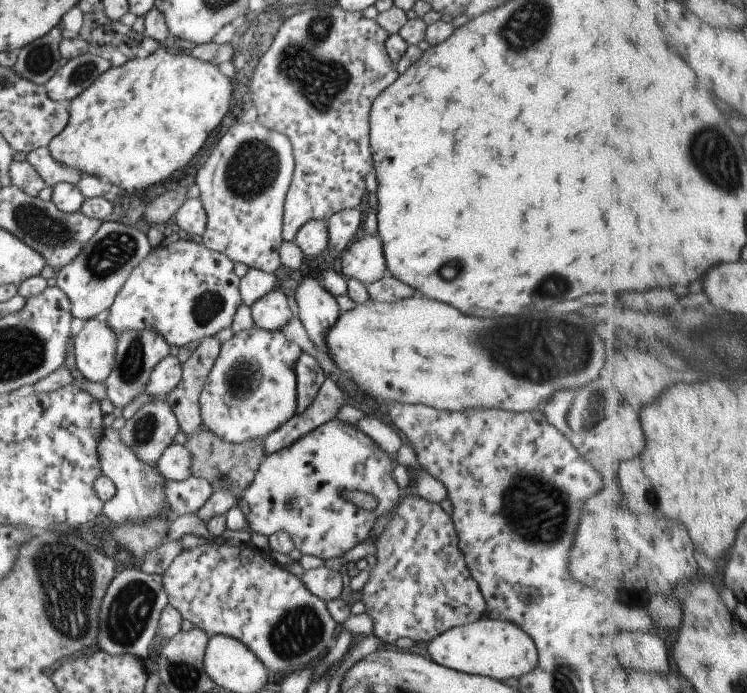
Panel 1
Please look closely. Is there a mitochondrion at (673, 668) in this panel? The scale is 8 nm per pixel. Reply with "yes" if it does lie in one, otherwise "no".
no

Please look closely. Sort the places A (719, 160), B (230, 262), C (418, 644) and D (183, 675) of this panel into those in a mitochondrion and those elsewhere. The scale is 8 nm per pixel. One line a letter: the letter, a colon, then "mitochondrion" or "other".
A: mitochondrion
B: other
C: other
D: mitochondrion

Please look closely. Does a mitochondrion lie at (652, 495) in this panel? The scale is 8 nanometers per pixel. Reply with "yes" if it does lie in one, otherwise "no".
yes

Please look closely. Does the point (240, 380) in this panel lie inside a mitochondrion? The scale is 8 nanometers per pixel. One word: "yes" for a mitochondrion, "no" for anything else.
yes

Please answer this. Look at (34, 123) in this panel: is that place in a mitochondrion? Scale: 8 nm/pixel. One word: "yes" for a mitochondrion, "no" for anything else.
no

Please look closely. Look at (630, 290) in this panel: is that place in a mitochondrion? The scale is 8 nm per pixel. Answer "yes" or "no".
no

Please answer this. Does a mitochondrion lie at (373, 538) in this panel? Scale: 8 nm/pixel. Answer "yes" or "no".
no

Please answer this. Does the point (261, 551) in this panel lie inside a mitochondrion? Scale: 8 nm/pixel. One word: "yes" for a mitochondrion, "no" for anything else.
no

